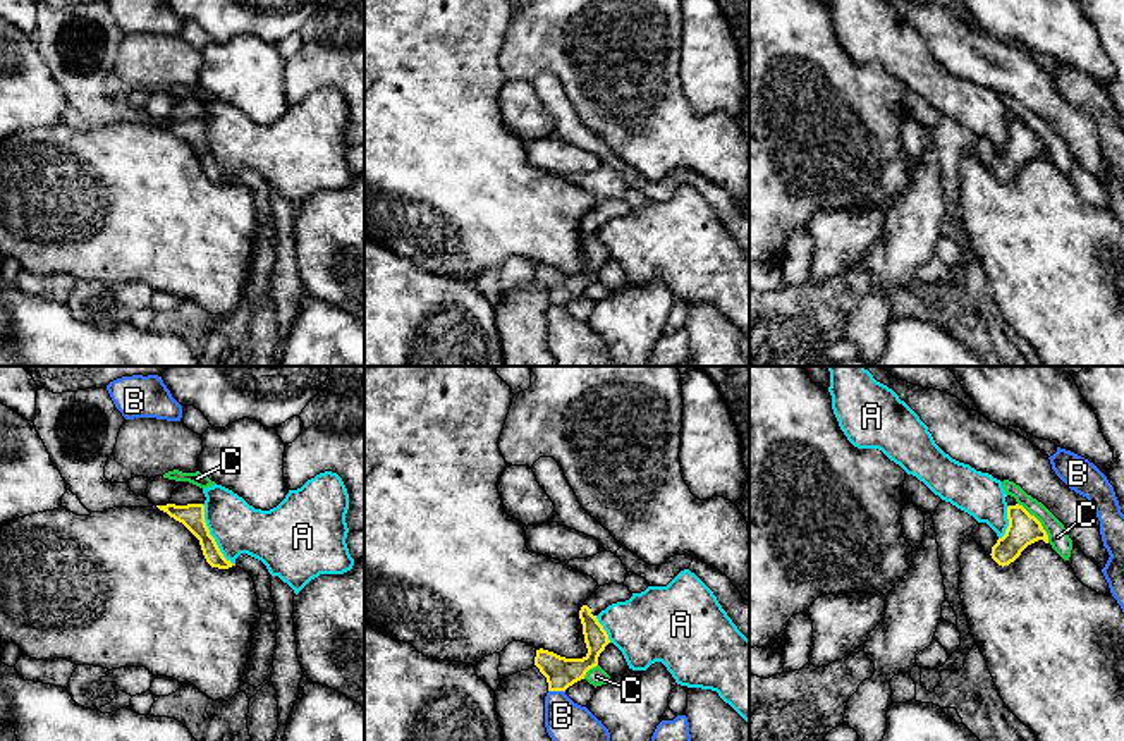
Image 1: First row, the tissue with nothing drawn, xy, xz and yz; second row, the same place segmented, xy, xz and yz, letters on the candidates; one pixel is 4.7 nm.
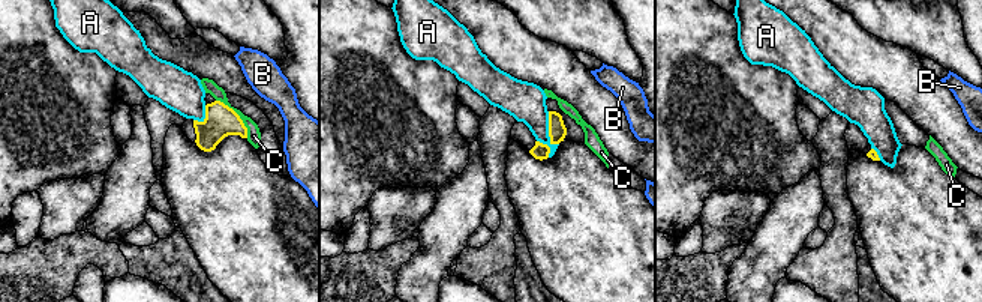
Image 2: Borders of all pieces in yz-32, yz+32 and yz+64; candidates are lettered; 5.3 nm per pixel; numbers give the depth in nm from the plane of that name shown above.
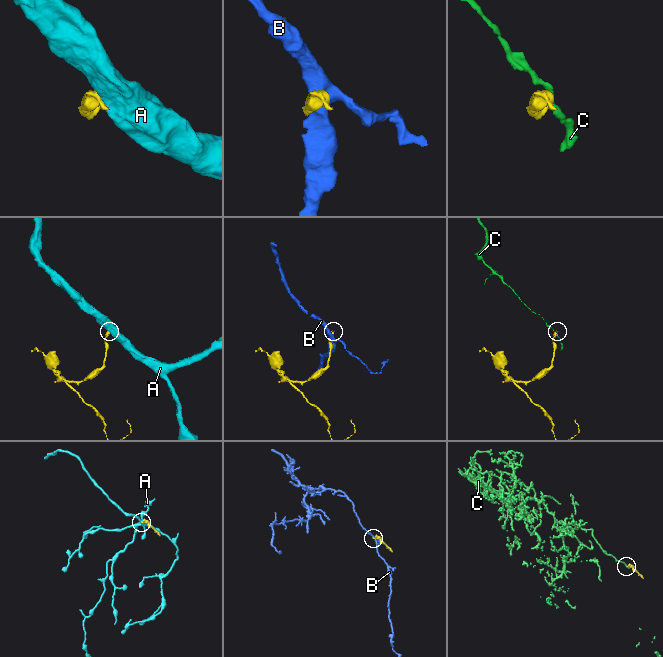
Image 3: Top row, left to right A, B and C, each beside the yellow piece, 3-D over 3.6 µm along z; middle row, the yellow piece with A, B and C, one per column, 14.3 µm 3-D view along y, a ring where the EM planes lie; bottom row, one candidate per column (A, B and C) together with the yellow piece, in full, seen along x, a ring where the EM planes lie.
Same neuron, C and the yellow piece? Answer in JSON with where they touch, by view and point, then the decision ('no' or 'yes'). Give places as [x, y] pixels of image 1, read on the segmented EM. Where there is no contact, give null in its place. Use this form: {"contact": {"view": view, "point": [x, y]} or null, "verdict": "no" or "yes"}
{"contact": {"view": "yz", "point": [1038, 521]}, "verdict": "no"}

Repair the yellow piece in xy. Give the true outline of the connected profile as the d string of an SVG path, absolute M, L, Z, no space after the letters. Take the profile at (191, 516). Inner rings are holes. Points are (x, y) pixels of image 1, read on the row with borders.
M167 504L156 507L167 512L175 521L182 523L199 540L203 555L211 567L229 569L235 566L223 557L215 538L210 535L210 530L205 521L203 504L187 504L187 505Z

